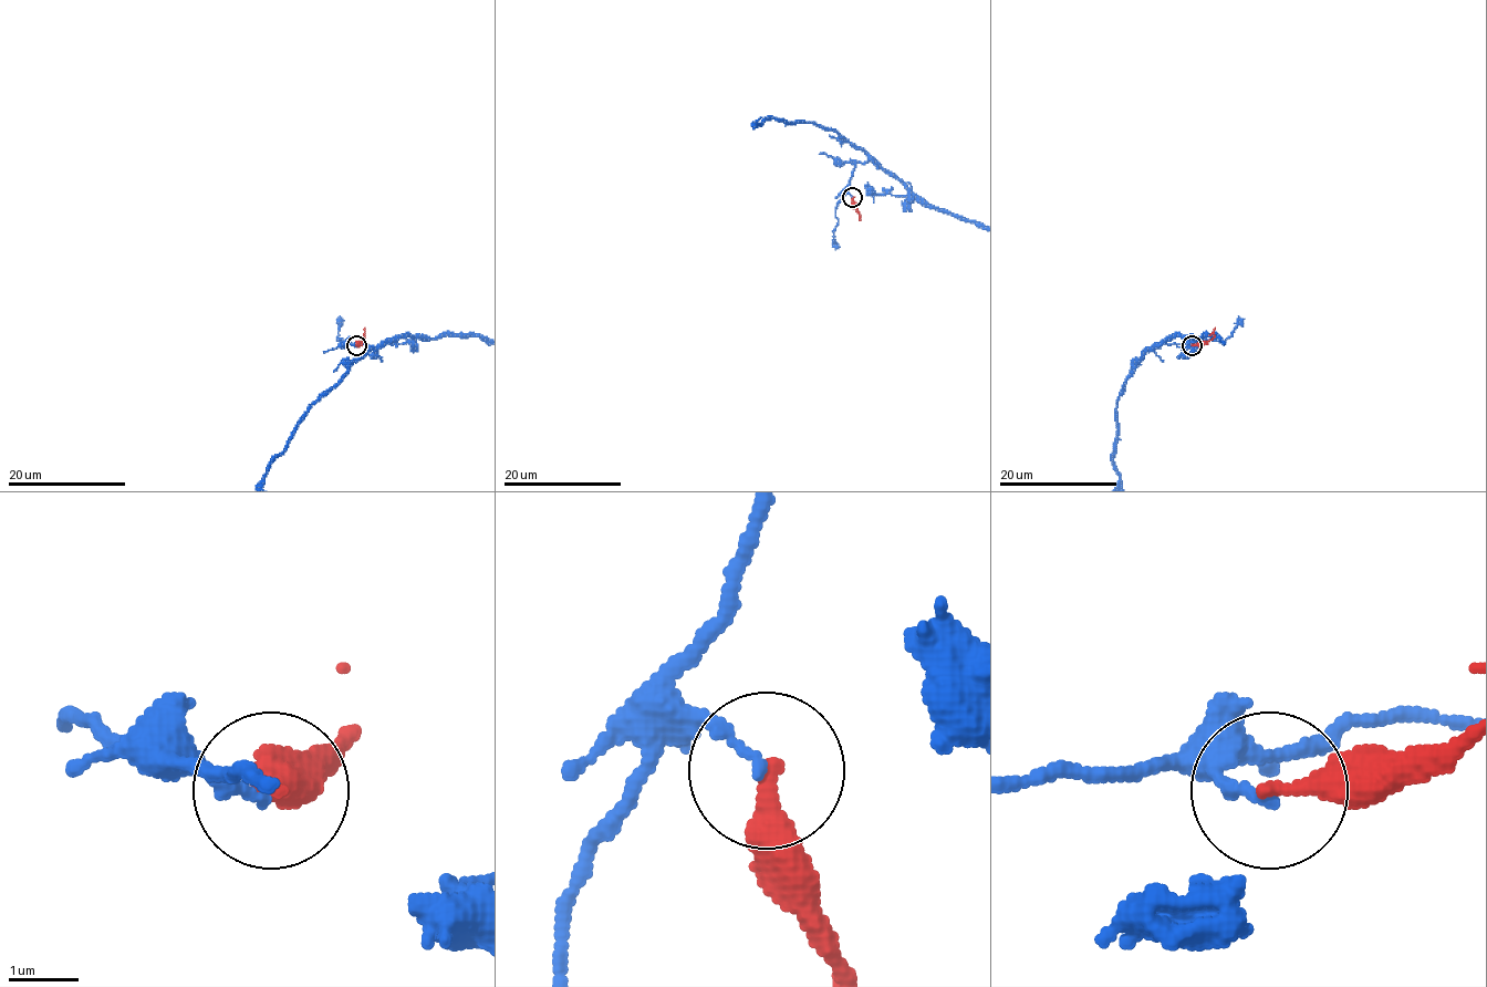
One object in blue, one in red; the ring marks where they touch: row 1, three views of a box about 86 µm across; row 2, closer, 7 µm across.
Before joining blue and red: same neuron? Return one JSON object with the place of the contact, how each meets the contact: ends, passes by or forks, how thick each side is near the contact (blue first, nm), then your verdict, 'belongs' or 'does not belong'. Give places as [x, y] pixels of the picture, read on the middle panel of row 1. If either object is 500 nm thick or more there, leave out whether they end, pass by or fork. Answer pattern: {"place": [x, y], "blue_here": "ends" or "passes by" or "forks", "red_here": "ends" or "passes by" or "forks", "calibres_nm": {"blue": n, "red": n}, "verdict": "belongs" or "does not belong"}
{"place": [852, 197], "blue_here": "ends", "red_here": "ends", "calibres_nm": {"blue": 150, "red": 320}, "verdict": "does not belong"}

